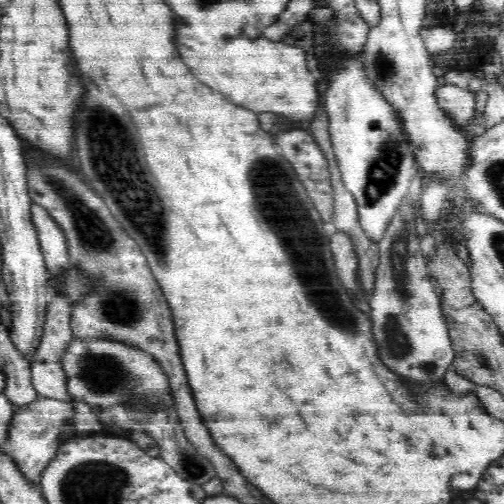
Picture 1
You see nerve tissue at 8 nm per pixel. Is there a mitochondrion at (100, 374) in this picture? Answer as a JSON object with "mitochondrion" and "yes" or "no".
{"mitochondrion":"yes"}

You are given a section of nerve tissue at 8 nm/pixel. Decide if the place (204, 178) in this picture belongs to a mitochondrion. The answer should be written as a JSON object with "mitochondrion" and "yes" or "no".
{"mitochondrion":"no"}

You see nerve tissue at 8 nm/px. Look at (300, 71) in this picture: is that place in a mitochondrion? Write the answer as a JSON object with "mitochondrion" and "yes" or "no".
{"mitochondrion":"no"}

